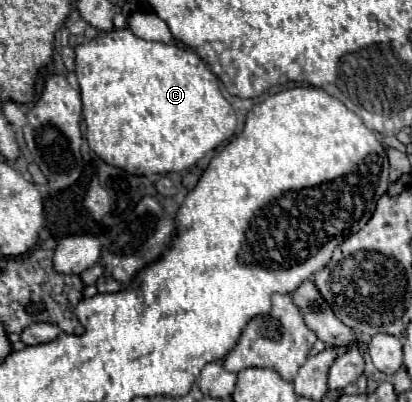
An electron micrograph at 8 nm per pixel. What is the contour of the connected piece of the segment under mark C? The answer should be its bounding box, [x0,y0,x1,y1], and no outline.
[75,29,237,175]

